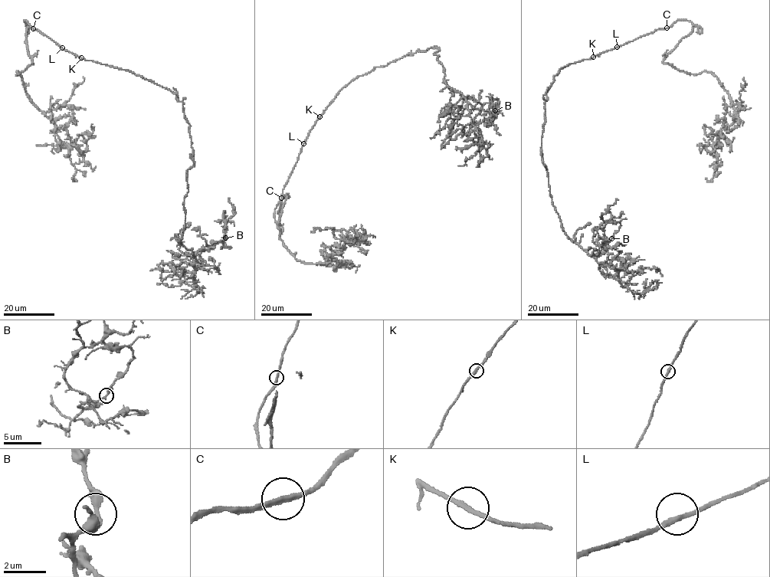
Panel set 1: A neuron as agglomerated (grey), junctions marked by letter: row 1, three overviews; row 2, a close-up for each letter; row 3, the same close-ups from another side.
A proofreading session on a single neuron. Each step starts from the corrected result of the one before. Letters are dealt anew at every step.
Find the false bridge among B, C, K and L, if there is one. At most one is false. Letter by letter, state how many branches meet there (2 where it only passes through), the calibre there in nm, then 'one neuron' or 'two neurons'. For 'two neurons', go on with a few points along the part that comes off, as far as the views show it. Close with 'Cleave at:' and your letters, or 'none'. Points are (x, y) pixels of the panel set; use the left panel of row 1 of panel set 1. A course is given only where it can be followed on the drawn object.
B: 2 branches meet; 240 nm thick; one neuron
C: 2 branches meet; 220 nm thick; one neuron
K: 2 branches meet; 200 nm thick; one neuron
L: 2 branches meet; 220 nm thick; one neuron
Cleave at: none

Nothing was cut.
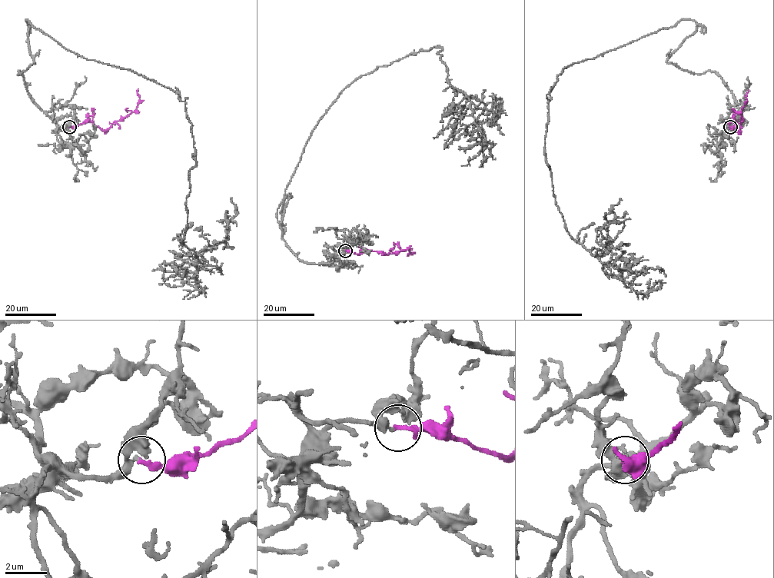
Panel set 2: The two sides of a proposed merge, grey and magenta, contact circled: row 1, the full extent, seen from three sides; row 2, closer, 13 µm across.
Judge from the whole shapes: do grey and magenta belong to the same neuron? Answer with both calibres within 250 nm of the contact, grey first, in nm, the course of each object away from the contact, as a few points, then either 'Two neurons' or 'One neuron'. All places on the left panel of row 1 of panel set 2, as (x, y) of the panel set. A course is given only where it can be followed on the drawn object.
Thickness 190 nm (grey) against 240 nm. Course of grey: (69, 126), (18, 74), (34, 63), (25, 21), (185, 102), (196, 164), (182, 241), (200, 293), (174, 280). Course of magenta: (69, 126), (90, 121), (103, 130), (107, 129), (114, 121), (135, 110), (139, 99), (137, 88). One neuron

